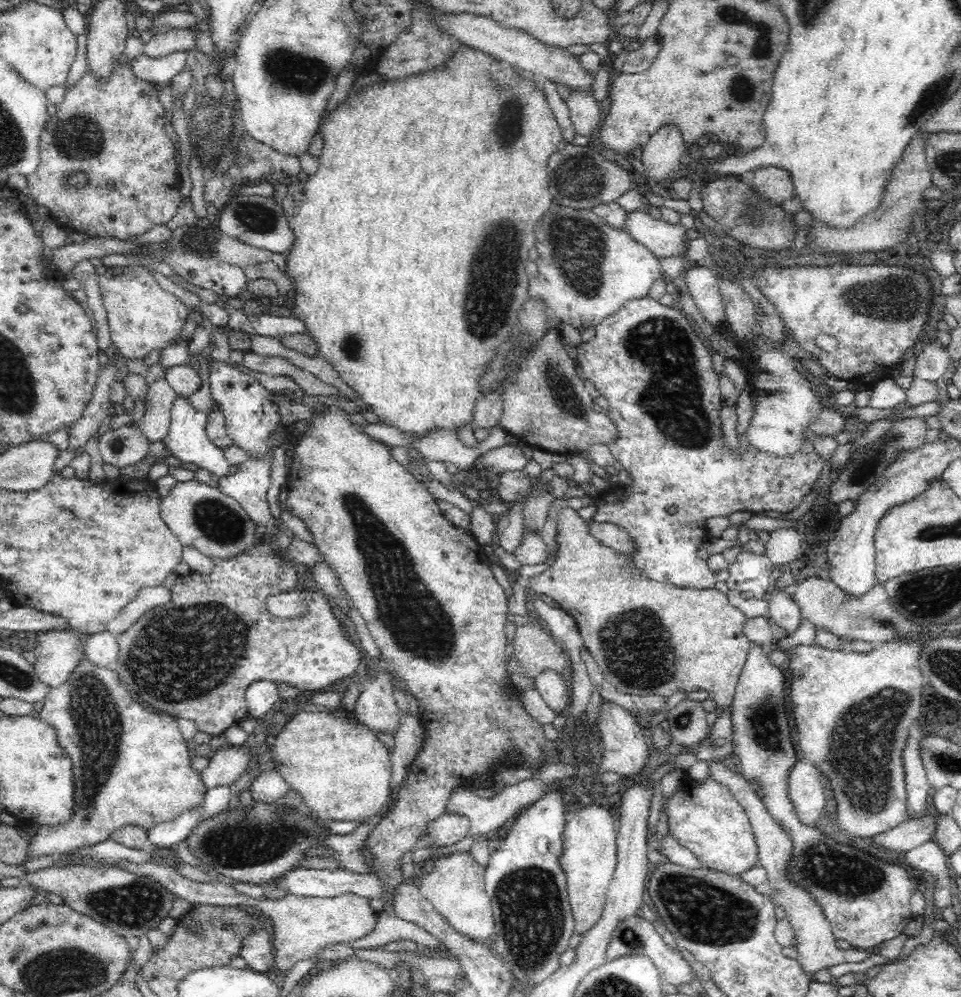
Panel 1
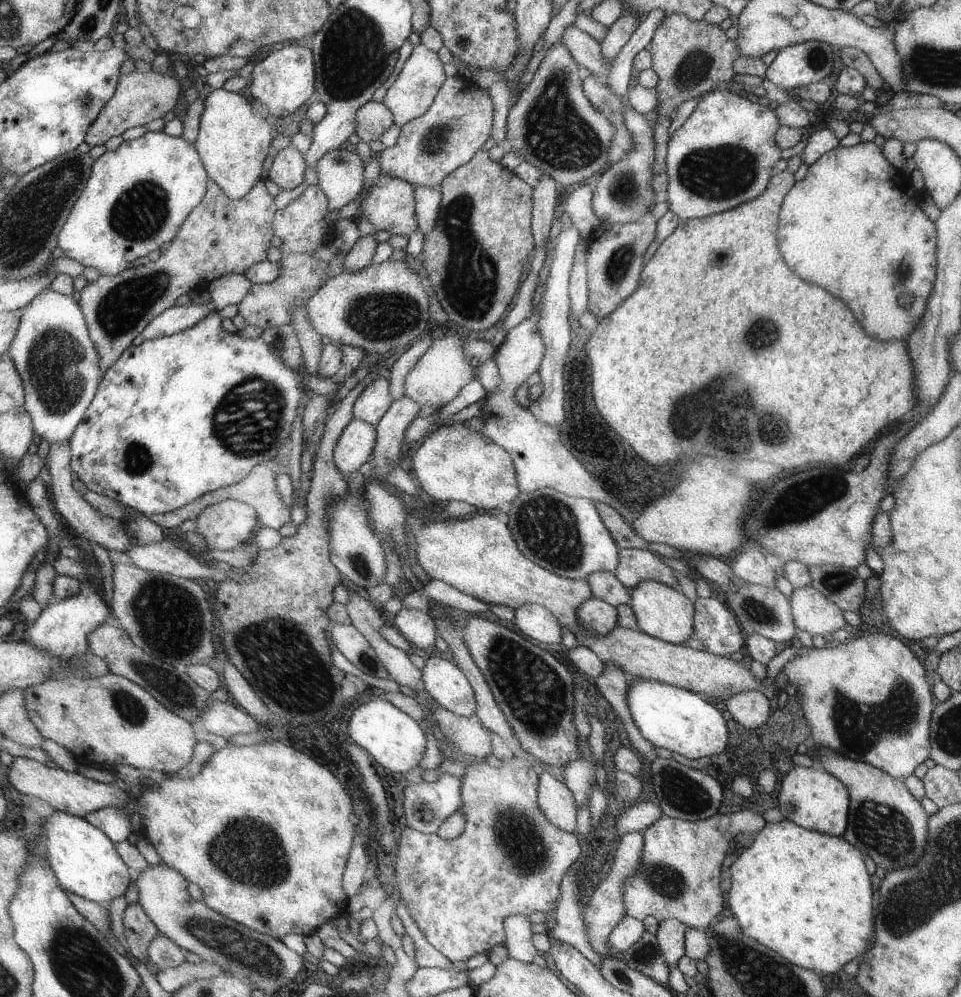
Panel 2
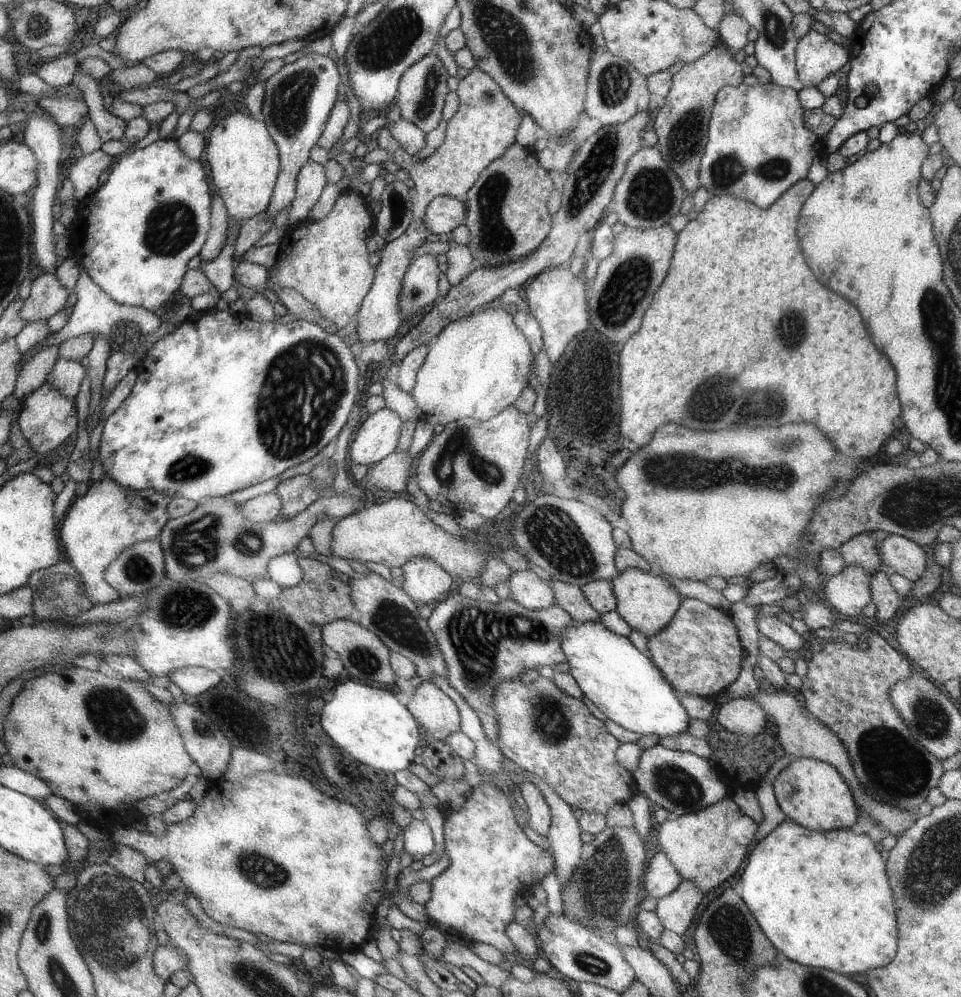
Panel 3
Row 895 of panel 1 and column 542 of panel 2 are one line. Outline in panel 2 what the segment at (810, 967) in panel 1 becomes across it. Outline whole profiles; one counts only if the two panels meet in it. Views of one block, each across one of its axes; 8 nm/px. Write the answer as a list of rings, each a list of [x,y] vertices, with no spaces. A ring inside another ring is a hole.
[[[546,771],[539,776],[539,805],[556,828],[574,833],[578,826],[578,806],[574,794],[562,781]]]

